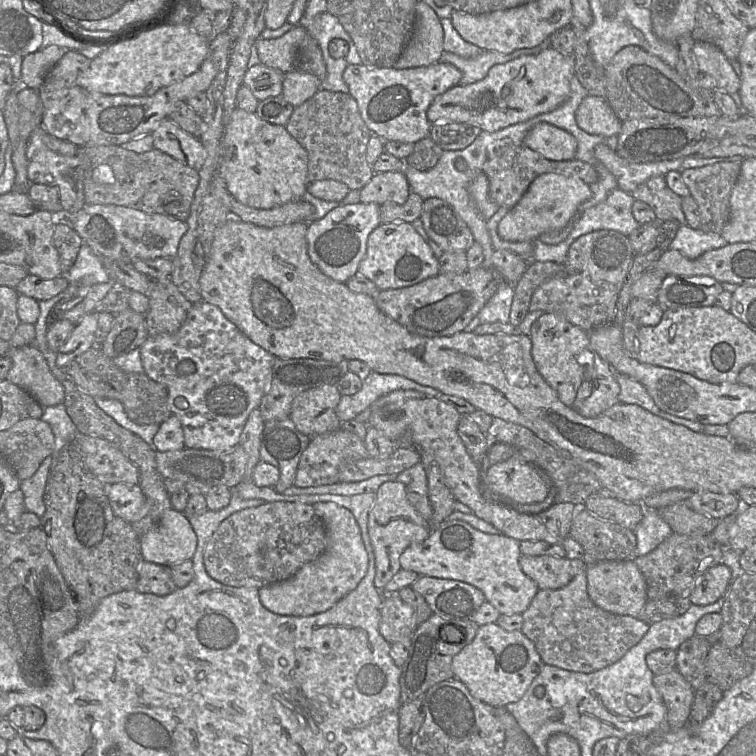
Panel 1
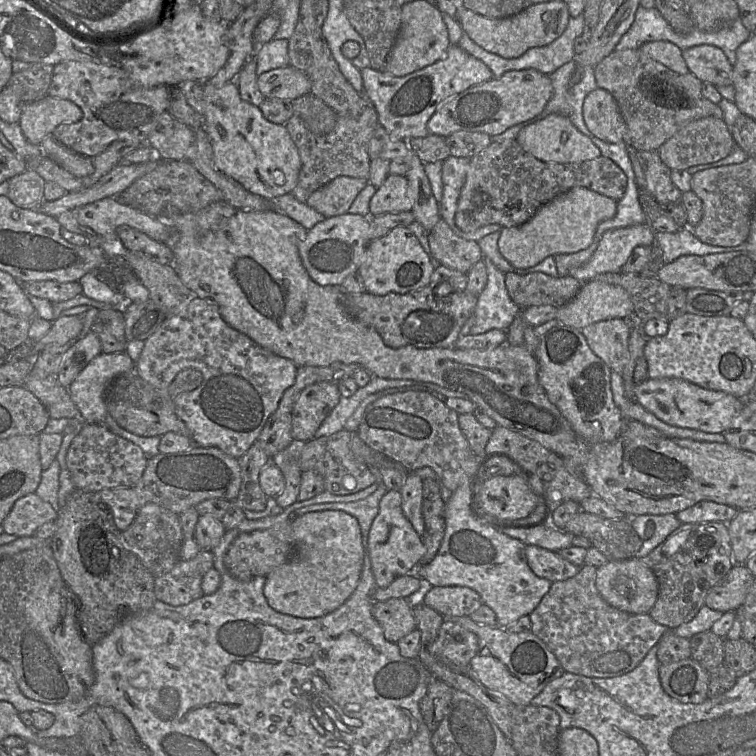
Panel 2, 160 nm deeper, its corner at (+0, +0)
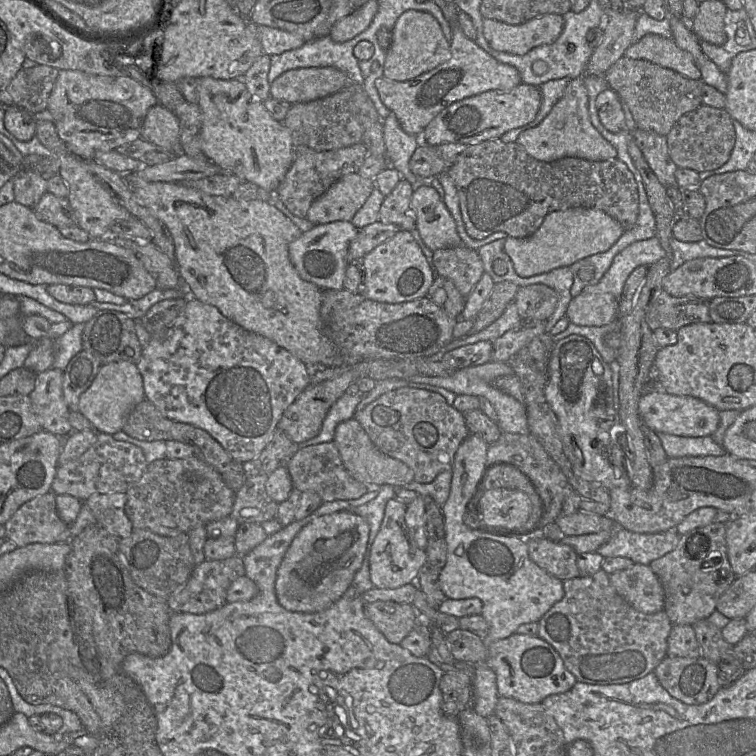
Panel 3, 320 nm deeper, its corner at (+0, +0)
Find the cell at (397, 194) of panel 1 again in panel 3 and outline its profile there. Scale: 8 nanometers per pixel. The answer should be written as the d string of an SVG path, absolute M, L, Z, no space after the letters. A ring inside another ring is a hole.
M401 179L390 194L385 196L379 211L379 220L386 224L398 225L401 230L412 231L416 221L411 207L413 185Z

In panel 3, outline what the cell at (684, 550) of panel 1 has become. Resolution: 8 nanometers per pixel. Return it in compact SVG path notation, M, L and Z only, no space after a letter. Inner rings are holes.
M712 523L681 535L677 546L672 551L653 560L649 566L662 584L665 593L663 611L673 625L693 625L699 620L707 619L716 610L719 597L737 578L728 559L726 523Z

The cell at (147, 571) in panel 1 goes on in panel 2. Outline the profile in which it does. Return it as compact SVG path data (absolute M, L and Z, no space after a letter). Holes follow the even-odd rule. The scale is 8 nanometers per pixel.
M200 549L194 558L179 561L171 571L155 577L156 599L172 606L181 606L202 597L203 576L212 568L214 568L212 551Z

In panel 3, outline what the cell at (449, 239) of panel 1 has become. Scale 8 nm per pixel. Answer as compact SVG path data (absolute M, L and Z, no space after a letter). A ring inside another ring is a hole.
M466 245L433 251L437 274L451 280L466 298L484 273L478 251Z

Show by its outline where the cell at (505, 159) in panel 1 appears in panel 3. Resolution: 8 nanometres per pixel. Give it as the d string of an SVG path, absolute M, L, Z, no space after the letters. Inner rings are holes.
M514 142L507 143L499 152L462 158L449 165L447 173L458 192L466 232L476 240L484 239L495 232L505 232L515 238L529 237L541 226L549 213L570 208L602 210L618 221L625 231L635 225L639 213L637 183L627 165L617 158L593 162L565 157L557 161L543 162L531 157L521 145Z

